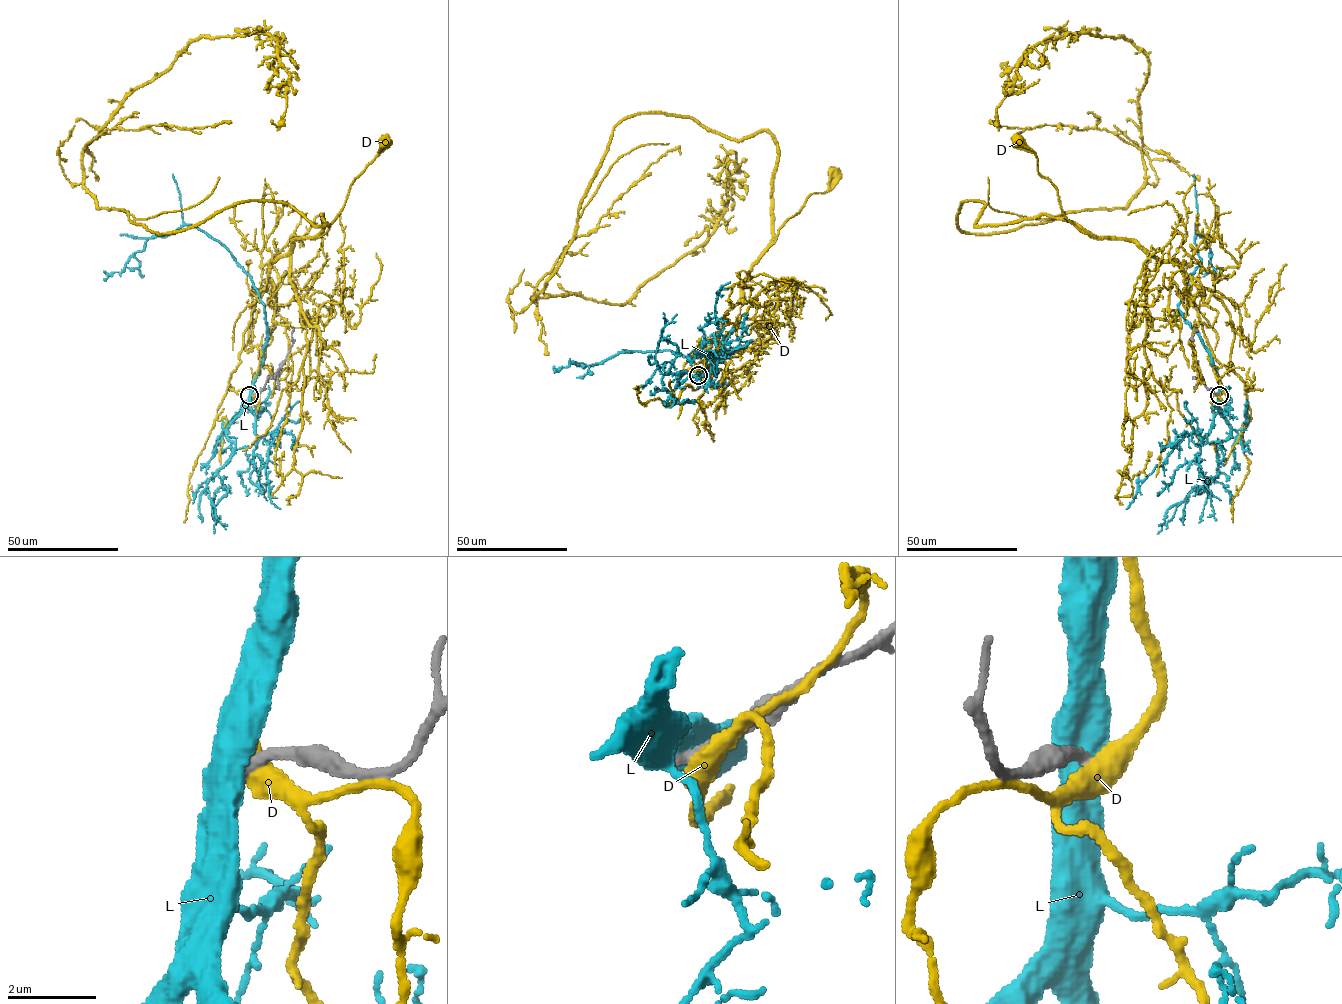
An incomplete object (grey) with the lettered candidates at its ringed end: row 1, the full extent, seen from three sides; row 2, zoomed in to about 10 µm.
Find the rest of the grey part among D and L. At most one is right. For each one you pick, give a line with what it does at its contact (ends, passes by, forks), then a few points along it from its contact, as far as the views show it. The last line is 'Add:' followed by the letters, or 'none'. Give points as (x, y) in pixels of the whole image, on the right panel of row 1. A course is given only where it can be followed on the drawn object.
Add: none

